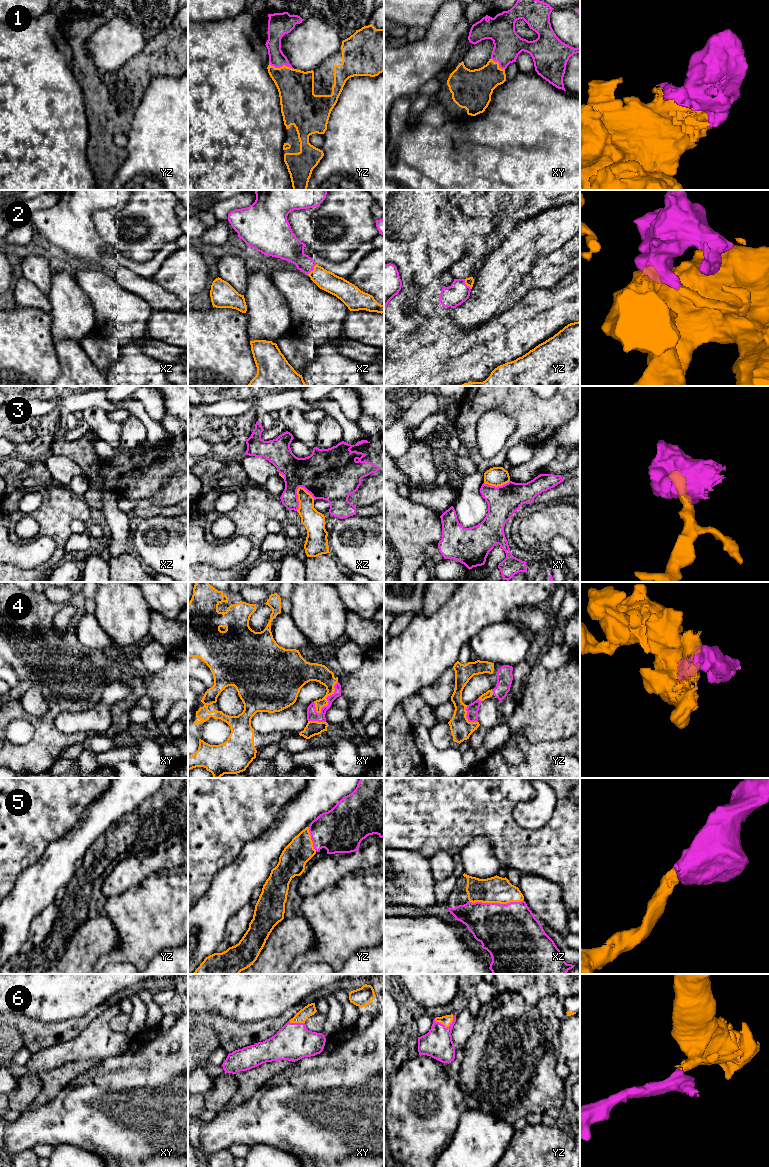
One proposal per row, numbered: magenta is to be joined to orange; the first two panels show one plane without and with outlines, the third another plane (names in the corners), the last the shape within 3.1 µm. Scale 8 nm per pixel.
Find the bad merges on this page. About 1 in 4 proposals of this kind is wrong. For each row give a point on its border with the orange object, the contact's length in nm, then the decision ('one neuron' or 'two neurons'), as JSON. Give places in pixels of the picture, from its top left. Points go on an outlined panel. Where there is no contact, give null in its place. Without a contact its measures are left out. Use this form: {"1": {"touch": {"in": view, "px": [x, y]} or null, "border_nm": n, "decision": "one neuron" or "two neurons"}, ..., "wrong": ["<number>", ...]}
{"1": {"touch": {"in": "yz", "px": [281, 67]}, "border_nm": 200, "decision": "one neuron"}, "2": {"touch": {"in": "xz", "px": [313, 270]}, "border_nm": 120, "decision": "one neuron"}, "3": {"touch": {"in": "xz", "px": [298, 498]}, "border_nm": 200, "decision": "two neurons"}, "4": {"touch": {"in": "xy", "px": [326, 697]}, "border_nm": 320, "decision": "one neuron"}, "5": {"touch": {"in": "xz", "px": [486, 902]}, "border_nm": 280, "decision": "one neuron"}, "6": {"touch": {"in": "yz", "px": [446, 1027]}, "border_nm": 170, "decision": "one neuron"}, "wrong": ["3"]}

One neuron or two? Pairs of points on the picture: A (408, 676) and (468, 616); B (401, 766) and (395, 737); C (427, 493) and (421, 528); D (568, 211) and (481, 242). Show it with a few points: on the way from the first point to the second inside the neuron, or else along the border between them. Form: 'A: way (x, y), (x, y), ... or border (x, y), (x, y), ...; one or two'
A: way (423, 661), (453, 631); one
B: way (395, 759), (395, 744); one
C: border (407, 497), (414, 502), (424, 504), (439, 516); two
D: border (489, 250), (480, 262); two

